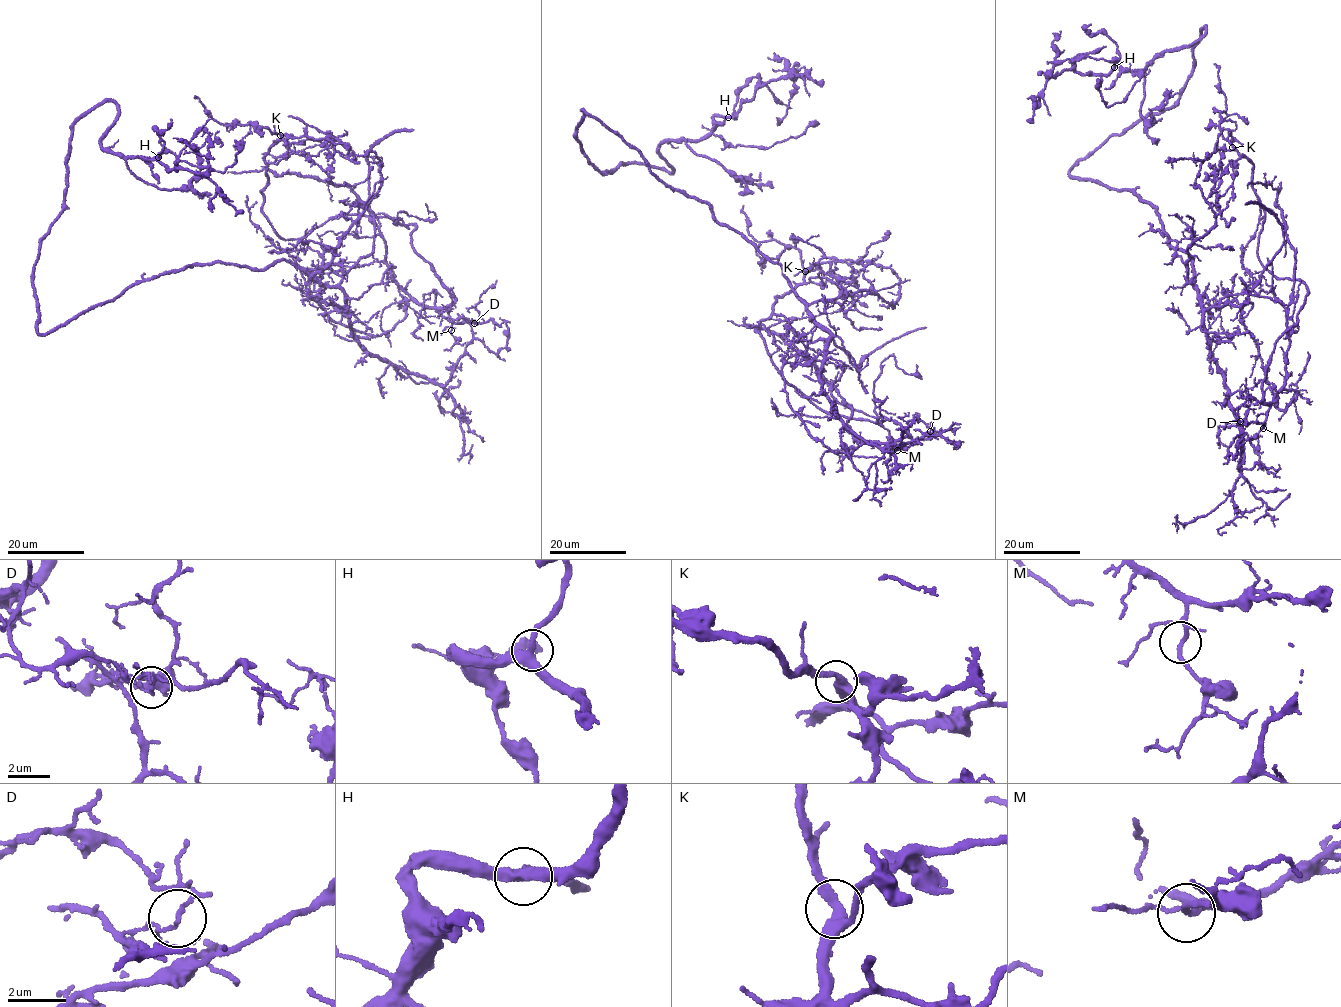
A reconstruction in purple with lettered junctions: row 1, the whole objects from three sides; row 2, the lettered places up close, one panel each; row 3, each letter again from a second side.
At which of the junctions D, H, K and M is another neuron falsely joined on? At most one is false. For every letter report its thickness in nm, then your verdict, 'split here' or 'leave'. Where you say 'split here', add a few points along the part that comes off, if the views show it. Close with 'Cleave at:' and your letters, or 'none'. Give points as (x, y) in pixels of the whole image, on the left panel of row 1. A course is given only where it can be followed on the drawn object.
D: calibre 130 nm; split here; course (475, 323), (450, 317), (414, 225), (347, 214), (277, 235), (262, 191), (280, 135), (219, 123), (195, 96)
H: calibre 320 nm; leave
K: calibre 320 nm; leave
M: calibre 160 nm; leave
Cleave at: D

